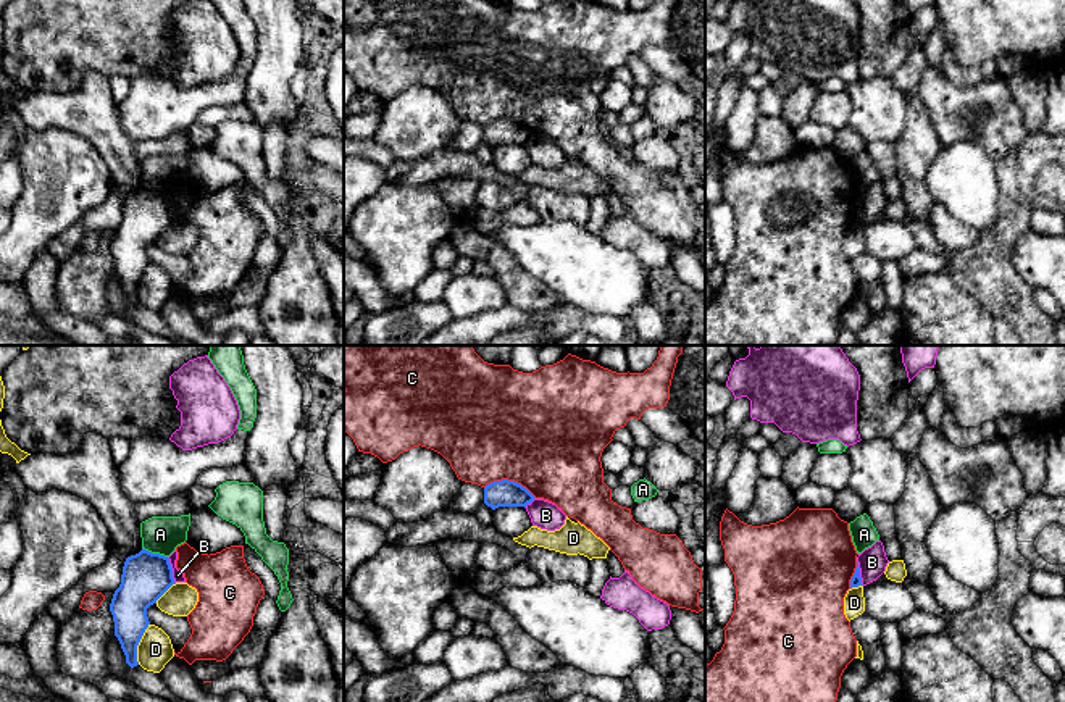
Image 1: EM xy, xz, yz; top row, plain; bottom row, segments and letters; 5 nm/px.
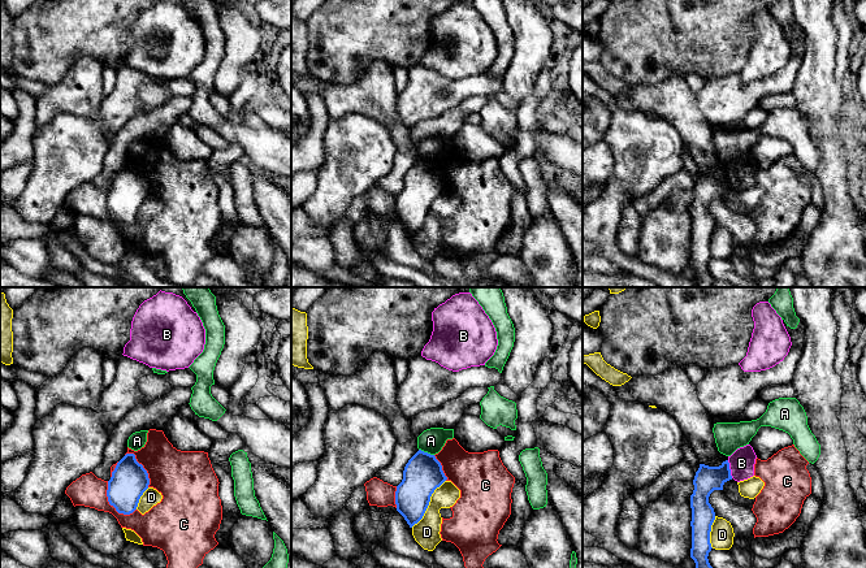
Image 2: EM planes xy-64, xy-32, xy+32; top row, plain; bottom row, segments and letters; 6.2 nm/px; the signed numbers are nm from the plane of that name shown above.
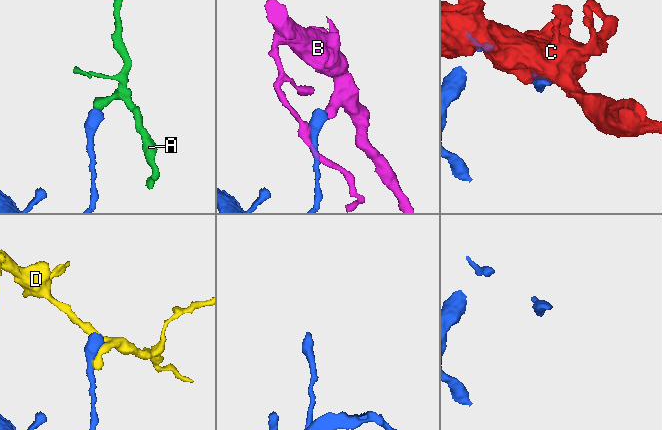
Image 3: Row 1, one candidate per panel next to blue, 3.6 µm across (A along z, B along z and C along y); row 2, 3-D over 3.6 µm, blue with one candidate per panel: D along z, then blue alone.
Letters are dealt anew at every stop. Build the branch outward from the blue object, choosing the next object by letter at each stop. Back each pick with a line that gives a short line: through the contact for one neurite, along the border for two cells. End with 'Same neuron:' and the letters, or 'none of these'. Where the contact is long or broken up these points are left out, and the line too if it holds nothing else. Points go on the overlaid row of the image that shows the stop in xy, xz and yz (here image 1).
Same neuron: none of these

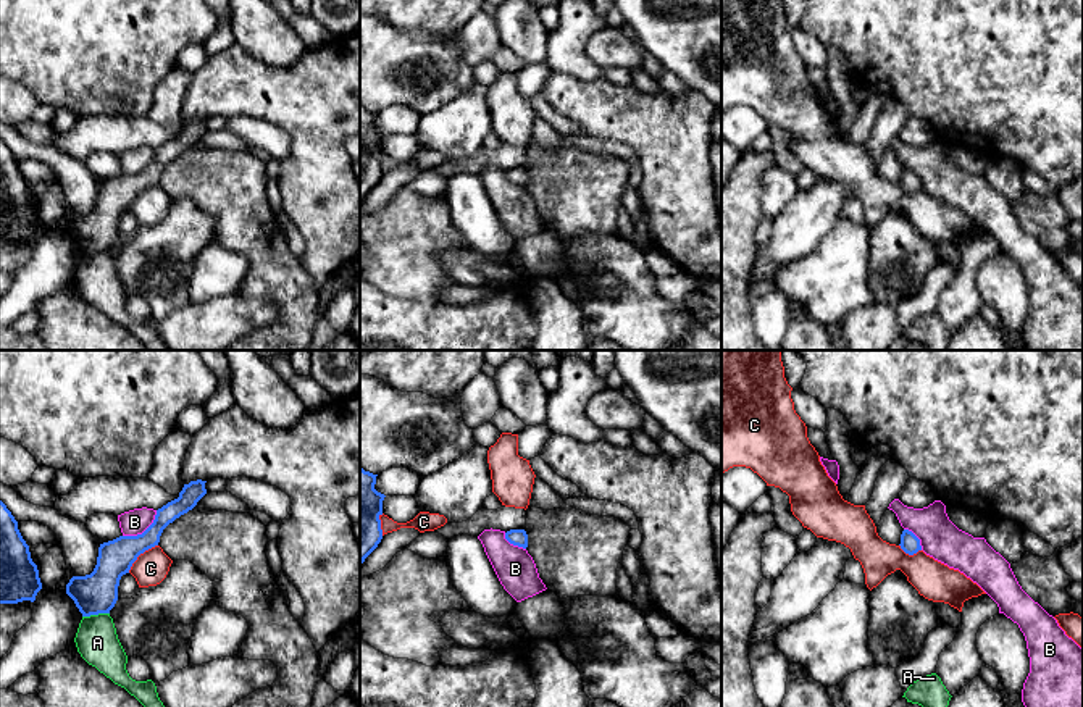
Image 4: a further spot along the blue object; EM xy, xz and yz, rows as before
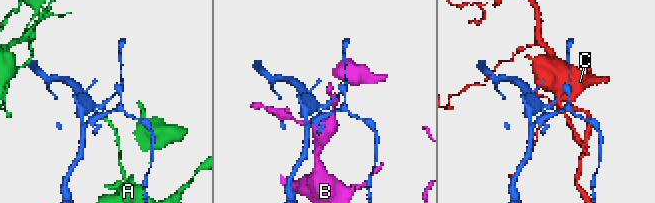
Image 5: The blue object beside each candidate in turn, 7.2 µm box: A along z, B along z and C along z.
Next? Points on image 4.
Same neuron: B

